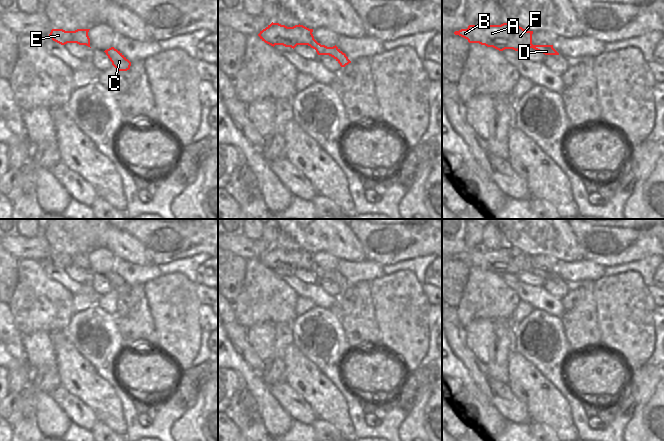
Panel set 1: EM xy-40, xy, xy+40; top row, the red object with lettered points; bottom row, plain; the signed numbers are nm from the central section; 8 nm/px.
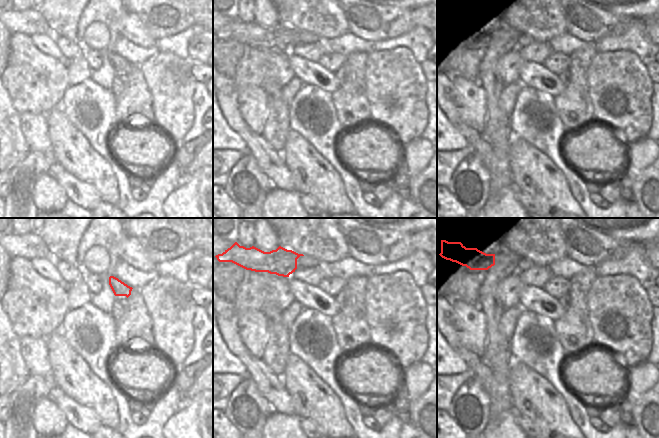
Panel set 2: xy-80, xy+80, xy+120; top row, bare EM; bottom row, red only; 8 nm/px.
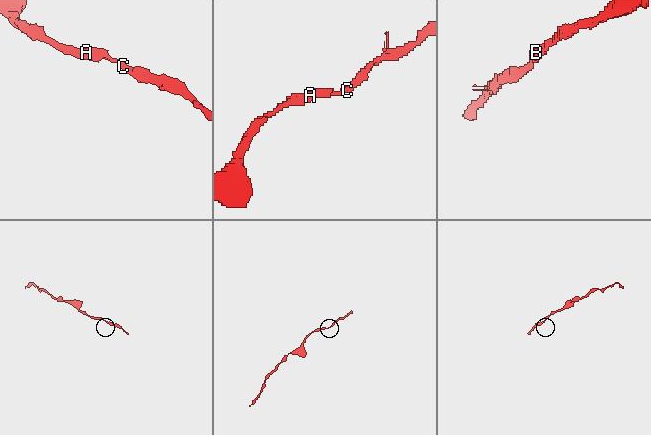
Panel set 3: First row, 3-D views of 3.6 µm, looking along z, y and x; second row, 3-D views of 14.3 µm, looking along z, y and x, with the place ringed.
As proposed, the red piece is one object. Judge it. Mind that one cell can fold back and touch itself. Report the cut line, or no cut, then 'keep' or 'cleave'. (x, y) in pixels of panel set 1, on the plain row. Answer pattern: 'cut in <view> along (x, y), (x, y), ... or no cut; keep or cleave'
no cut; keep

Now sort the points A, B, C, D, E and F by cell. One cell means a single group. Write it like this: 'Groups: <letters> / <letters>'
Groups: A B C D E F.

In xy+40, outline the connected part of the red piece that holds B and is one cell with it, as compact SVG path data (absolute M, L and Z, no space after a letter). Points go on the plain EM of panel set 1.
M513 247L469 249L467 253L455 255L454 258L467 263L469 267L479 267L499 275L505 273L518 275L519 273L529 271L545 279L559 279L553 272L553 269L533 269L533 255L527 255Z

